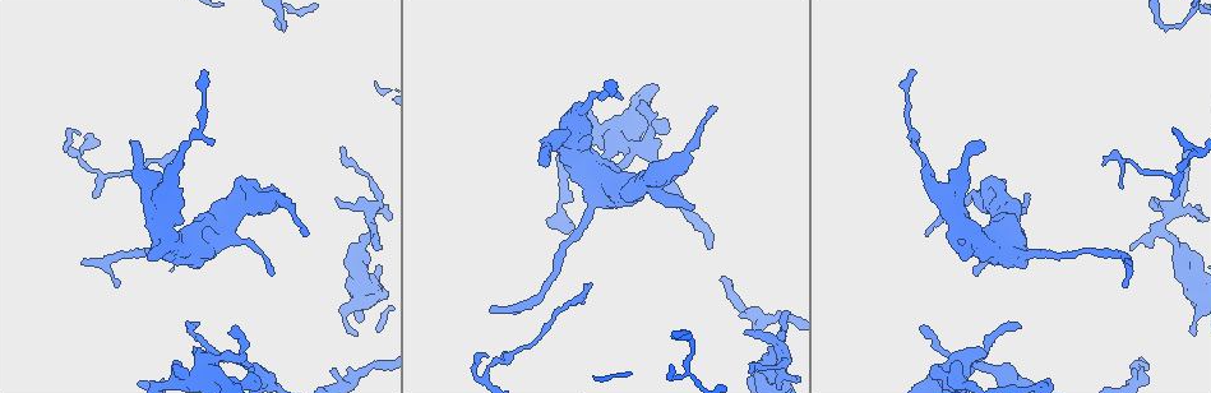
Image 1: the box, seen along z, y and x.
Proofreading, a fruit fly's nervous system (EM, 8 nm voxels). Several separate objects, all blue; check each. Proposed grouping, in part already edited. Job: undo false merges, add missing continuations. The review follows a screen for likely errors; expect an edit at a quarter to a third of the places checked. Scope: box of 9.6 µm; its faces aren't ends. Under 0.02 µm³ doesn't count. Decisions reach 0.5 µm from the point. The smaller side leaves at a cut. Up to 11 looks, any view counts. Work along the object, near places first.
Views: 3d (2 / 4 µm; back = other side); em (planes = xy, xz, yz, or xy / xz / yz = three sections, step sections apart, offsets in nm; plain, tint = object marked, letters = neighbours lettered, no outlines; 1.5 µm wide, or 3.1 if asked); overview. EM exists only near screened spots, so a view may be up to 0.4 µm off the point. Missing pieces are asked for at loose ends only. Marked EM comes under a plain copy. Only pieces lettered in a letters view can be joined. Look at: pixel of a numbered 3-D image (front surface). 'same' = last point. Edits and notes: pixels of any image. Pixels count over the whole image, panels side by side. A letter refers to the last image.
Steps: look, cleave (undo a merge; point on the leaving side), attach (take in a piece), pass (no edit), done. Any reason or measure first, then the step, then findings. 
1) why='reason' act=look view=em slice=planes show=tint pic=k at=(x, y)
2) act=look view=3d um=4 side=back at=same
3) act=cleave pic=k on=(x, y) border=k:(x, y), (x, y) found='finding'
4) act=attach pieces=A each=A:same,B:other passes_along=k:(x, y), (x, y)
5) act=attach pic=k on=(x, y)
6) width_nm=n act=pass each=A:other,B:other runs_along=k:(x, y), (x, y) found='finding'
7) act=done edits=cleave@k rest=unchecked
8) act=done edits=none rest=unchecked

why='thick turns thin' act=look view=3d um=4 pic=1 at=(691, 340)

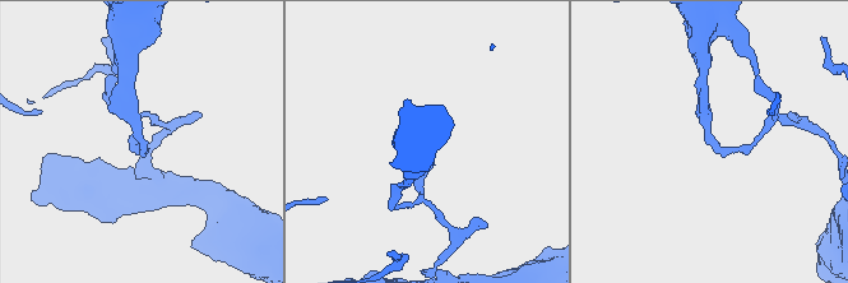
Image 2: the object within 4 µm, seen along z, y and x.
why='now the EM' act=look view=em slice=xy step=8 show=tint pic=2 at=(141, 143)

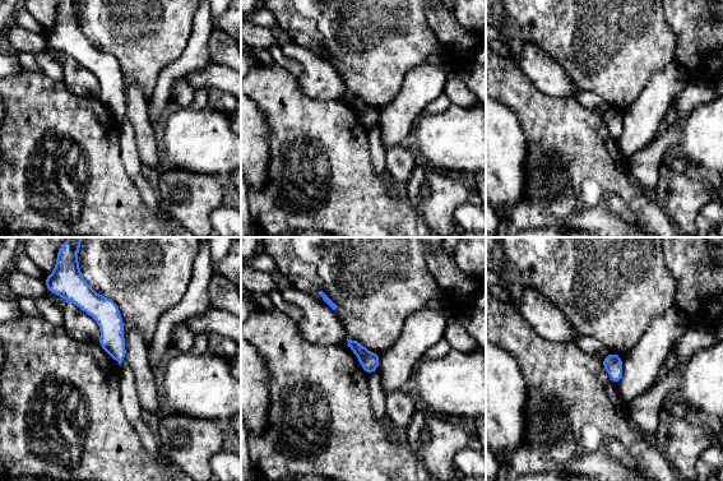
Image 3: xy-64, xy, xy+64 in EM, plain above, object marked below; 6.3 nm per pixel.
why='another direction' act=look view=em slice=xz step=8 show=letters at=same

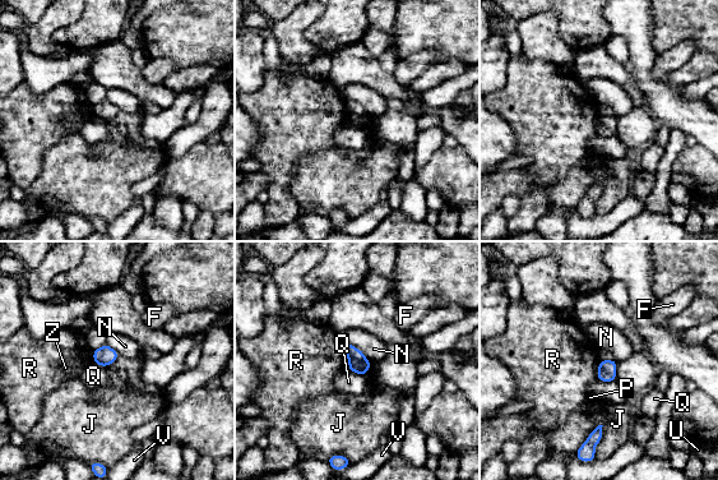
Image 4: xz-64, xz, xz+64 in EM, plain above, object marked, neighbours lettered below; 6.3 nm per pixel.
longest_contact=J:240nm act=cleave pic=4 on=(355, 355) each=F:other,J:other,N:other,P:other,Q:other,R:other,U:other,V:other,Z:other found='a second neuron is stuck on'

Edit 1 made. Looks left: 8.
why='an open end' act=look view=3d um=4 pic=1 at=(116, 286)

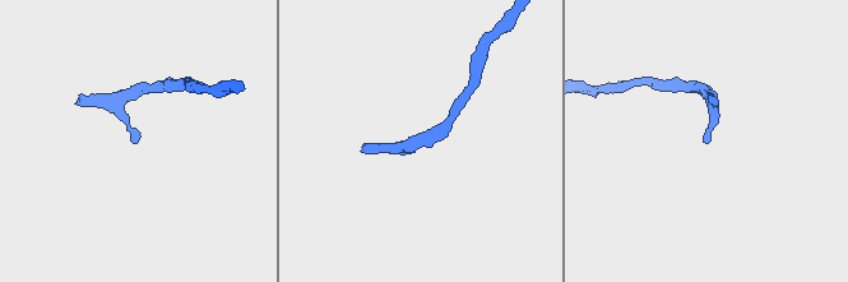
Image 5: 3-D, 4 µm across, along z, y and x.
why='now the EM' act=look view=em slice=planes show=letters pic=5 at=(137, 143)

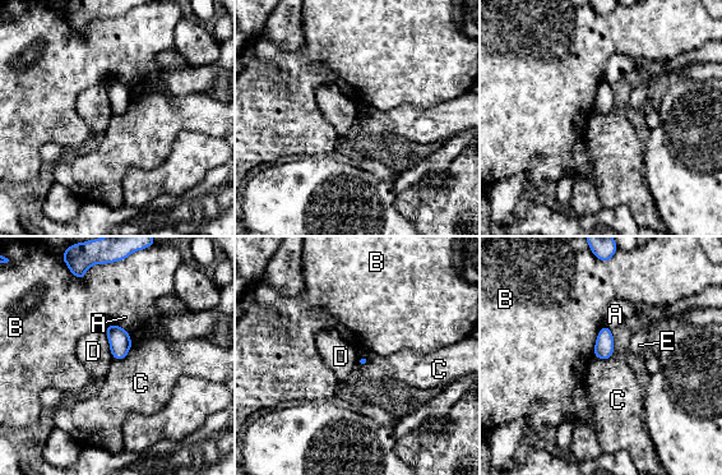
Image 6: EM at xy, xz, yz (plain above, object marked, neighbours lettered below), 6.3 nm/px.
longest_contact=B:220nm act=pass each=A:other,B:other,C:other,D:other,E:other border=6:(132, 345), (124, 358), (114, 359) found='none of them fits'

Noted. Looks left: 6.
why='free end' act=look view=em slice=yz step=8 show=tint pic=1 at=(935, 364)

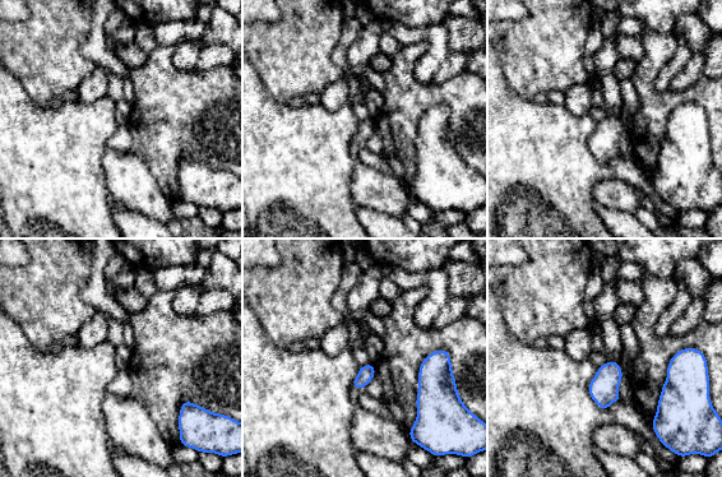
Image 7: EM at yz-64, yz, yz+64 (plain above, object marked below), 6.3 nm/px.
why='cut it another way' act=look view=em slice=planes show=letters at=same

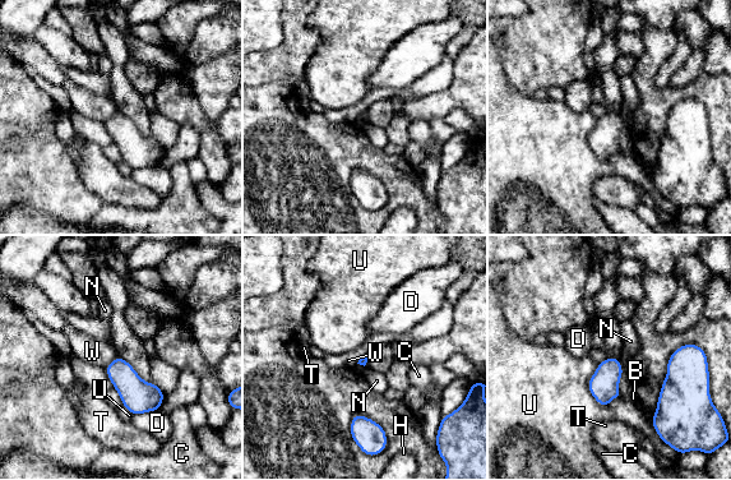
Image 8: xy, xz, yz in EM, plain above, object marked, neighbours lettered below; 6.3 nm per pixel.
act=pass each=B:other,C:other,D:other,H:other,N:other,T:other,U:other,W:other border=8:(119, 356), (105, 368) found='none of them fits'

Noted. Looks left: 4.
act=look view=em slice=planes show=letters pic=1 at=(137, 150)

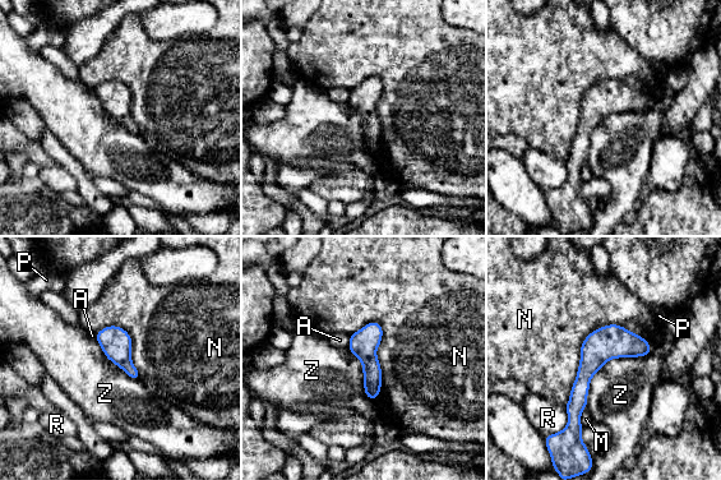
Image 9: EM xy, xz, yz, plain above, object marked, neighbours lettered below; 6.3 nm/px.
act=pass each=A:other,M:other,N:other,P:other,R:other,Z:other border=9:(650, 352), (611, 358), (586, 407) found='no lettered piece goes on from it'

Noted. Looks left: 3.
act=done edits=cleave@4 rest=unchecked

